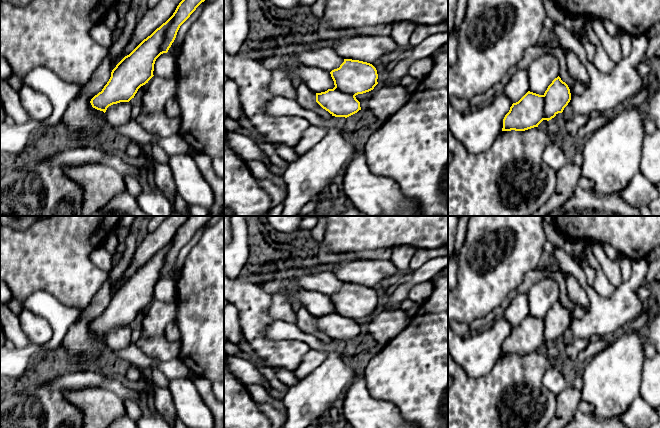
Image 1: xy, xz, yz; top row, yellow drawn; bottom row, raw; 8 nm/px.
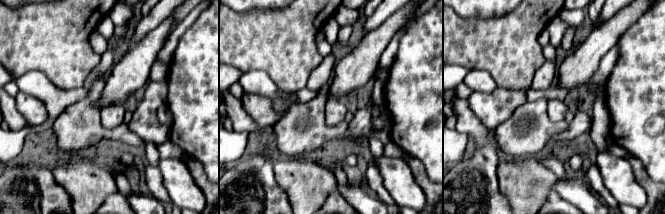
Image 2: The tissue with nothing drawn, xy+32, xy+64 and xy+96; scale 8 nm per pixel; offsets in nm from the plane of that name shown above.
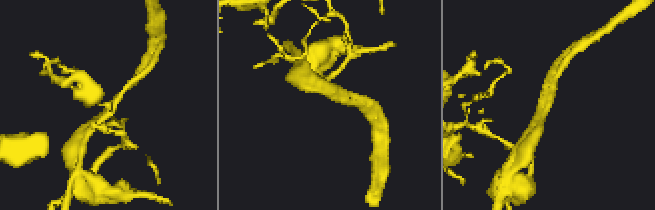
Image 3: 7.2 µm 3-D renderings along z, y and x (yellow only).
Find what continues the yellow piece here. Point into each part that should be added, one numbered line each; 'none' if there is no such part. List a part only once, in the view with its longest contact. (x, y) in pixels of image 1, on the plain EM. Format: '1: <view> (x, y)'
1: xy (80, 339)

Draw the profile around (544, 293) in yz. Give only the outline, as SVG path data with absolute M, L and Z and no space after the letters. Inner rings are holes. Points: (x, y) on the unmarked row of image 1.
M551 276L533 283L528 293L529 315L544 319L548 310L559 300L560 289L557 281Z

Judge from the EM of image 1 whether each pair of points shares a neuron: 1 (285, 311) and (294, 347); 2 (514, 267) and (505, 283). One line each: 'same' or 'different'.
1: different
2: same

